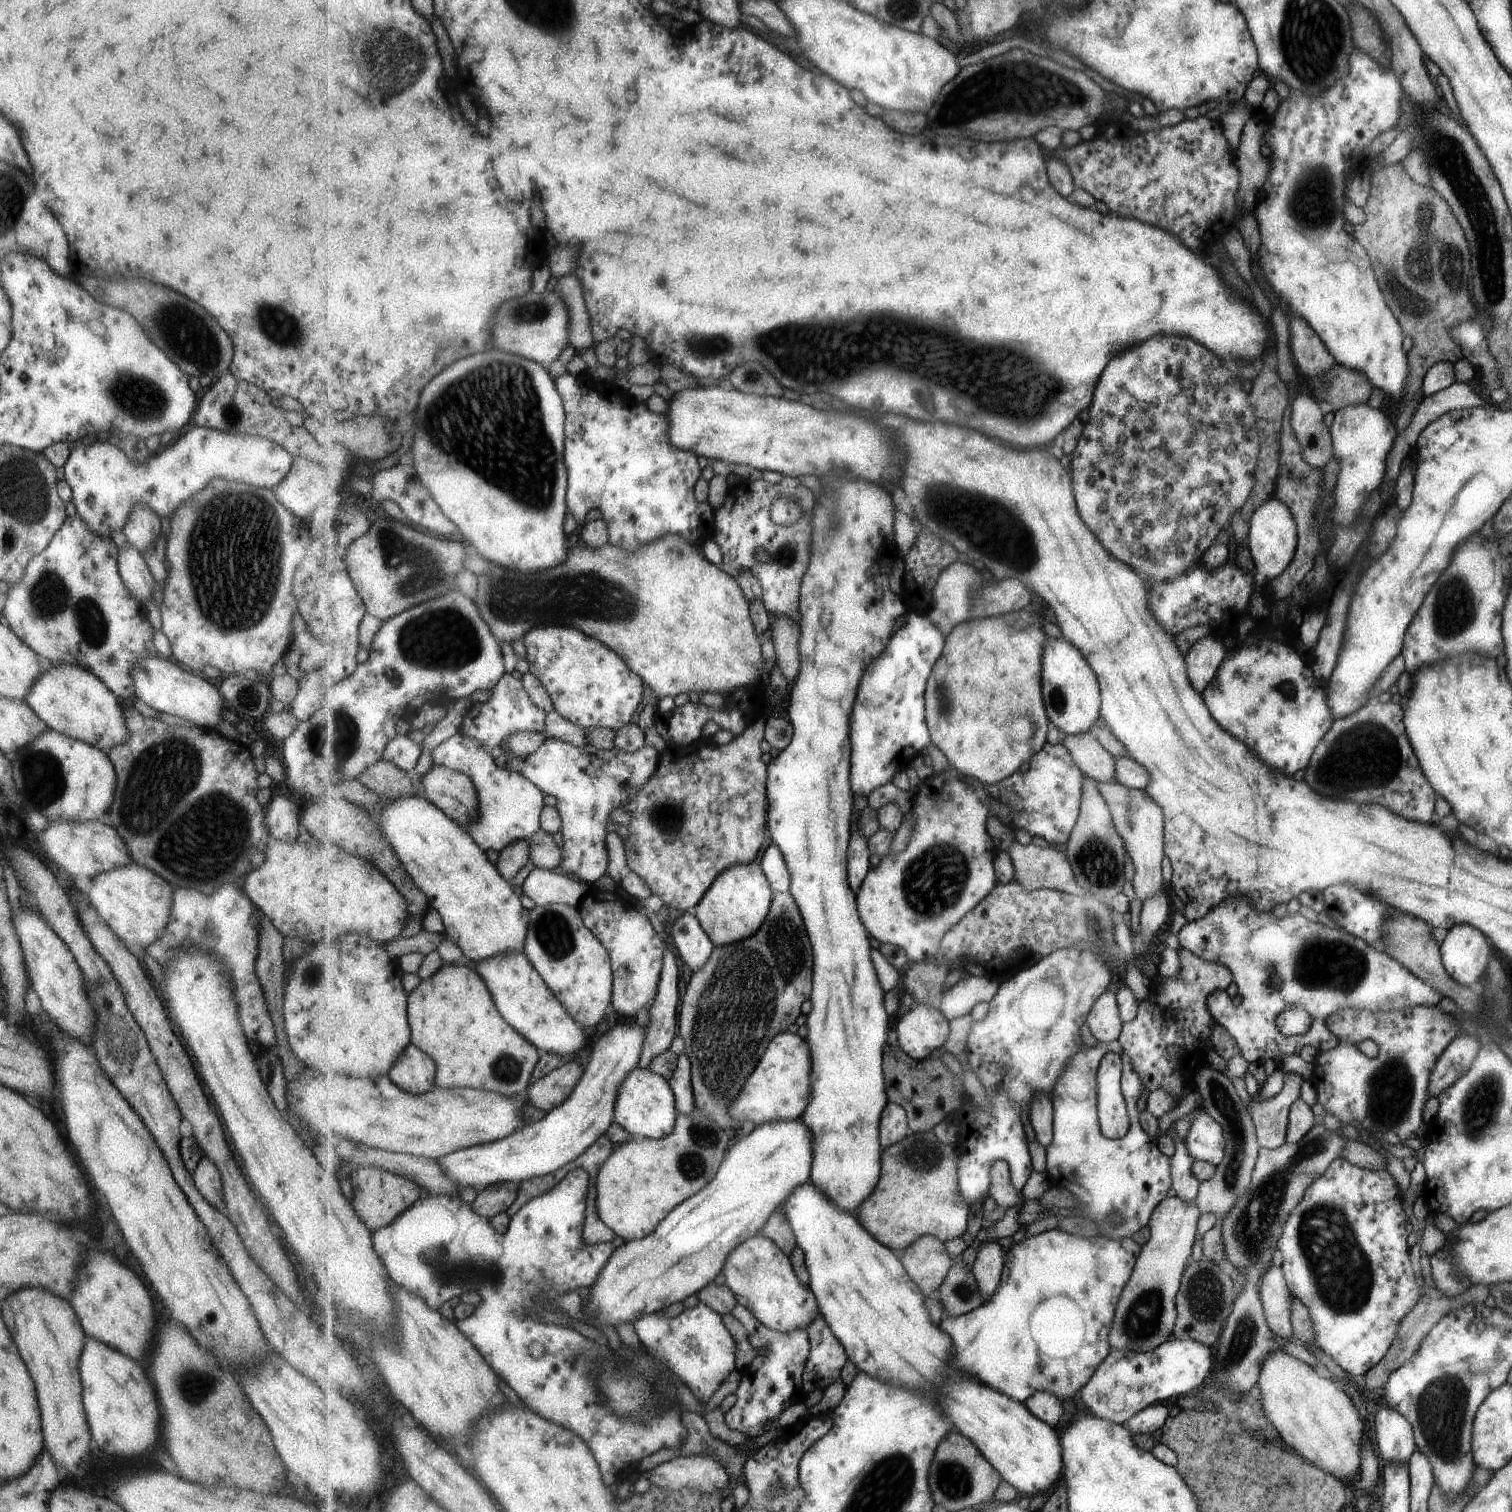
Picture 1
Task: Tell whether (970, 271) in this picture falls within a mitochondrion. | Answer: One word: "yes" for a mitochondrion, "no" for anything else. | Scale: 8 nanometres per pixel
no

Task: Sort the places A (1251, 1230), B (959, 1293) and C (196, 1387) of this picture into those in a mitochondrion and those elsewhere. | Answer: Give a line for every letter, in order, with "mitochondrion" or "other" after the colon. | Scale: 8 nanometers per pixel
A: mitochondrion
B: mitochondrion
C: mitochondrion

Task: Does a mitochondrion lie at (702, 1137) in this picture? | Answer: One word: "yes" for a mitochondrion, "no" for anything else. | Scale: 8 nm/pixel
yes

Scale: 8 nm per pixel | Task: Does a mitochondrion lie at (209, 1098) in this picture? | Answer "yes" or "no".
no

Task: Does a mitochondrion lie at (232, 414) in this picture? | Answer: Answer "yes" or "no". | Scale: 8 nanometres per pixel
yes

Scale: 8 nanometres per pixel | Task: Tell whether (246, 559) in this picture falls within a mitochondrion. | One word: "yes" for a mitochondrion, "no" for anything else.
yes

